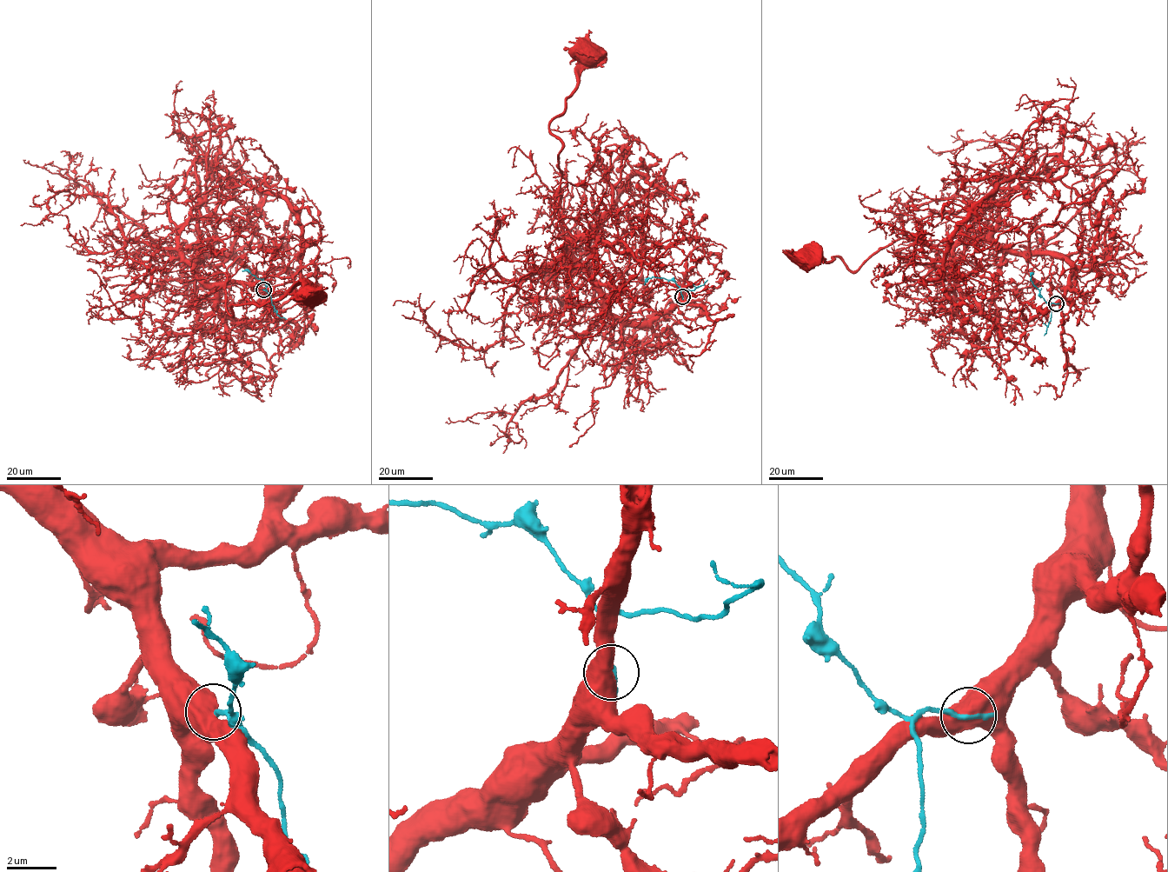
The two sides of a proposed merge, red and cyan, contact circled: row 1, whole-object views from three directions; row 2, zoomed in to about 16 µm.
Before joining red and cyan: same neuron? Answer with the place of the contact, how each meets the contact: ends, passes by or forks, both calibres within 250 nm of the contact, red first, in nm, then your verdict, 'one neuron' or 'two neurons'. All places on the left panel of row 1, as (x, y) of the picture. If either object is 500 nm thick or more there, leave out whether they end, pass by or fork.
(263, 289) | 800/240 nm | two neurons

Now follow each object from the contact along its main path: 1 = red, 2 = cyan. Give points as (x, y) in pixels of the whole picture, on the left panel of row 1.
1: (263, 289), (231, 259), (195, 264), (202, 279), (227, 276), (232, 316), (302, 282), (314, 294)
2: (263, 289), (266, 291), (265, 282), (248, 270), (242, 270)

